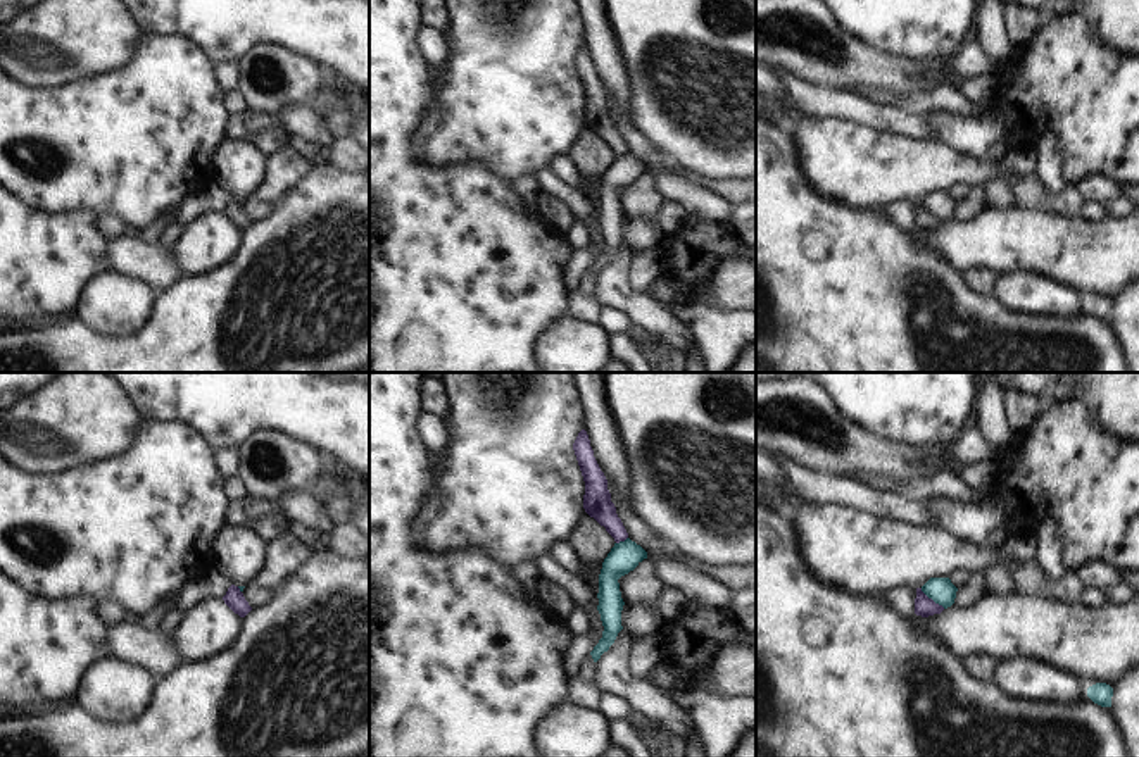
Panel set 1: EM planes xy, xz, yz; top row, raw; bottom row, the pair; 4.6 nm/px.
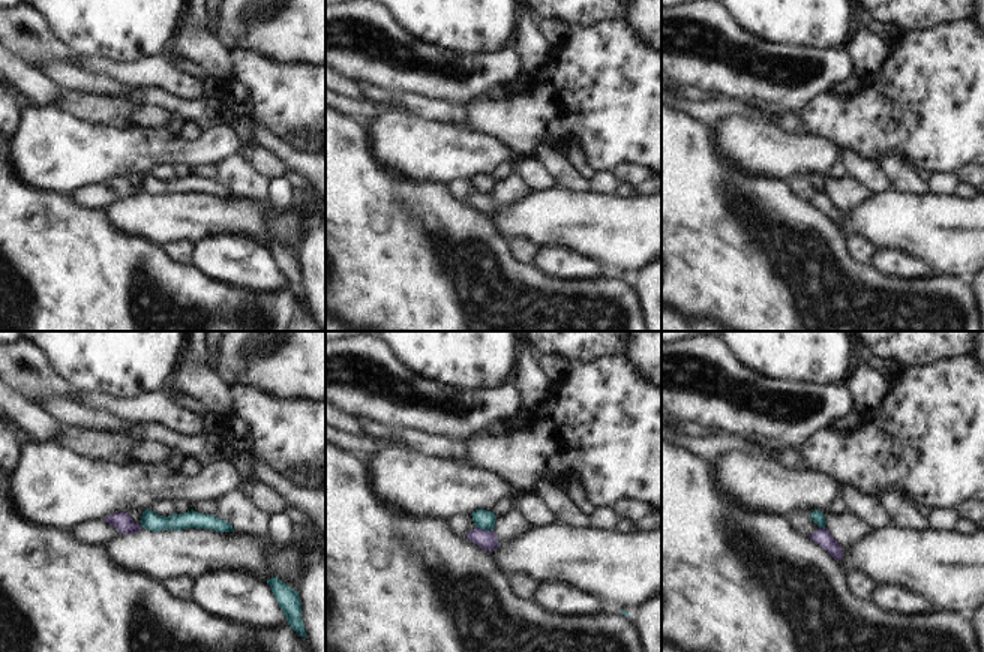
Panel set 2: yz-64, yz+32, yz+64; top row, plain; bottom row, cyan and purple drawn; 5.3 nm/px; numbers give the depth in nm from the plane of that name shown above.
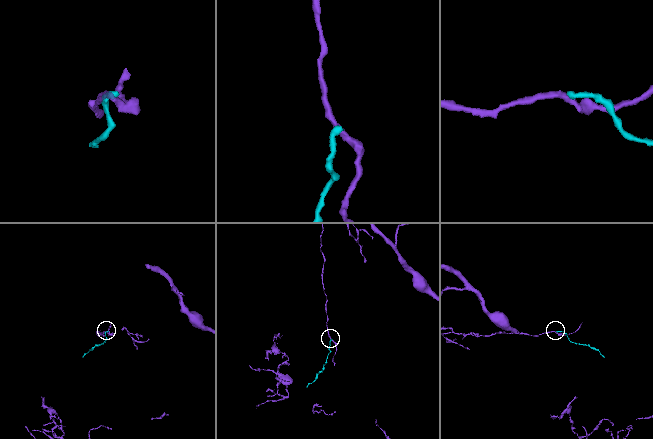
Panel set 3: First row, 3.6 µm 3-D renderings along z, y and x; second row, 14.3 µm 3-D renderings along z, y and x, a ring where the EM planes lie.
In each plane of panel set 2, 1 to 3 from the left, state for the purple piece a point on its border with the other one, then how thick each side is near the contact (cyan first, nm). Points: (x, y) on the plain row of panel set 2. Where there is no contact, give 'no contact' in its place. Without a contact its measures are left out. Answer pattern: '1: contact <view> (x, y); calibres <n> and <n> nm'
1: no contact
2: contact yz+32 (485, 194); calibres 100 and 110 nm
3: contact yz+64 (822, 191); calibres 70 and 90 nm

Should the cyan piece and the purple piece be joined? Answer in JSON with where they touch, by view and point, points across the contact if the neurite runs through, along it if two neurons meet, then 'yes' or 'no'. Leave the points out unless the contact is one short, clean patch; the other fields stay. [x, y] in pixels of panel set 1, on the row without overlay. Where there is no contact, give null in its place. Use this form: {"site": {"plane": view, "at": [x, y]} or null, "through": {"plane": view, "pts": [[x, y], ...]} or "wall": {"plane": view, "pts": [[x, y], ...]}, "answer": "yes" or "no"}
{"site": {"plane": "yz", "at": [932, 212]}, "wall": {"plane": "yz", "pts": [[920, 202], [944, 221]]}, "answer": "no"}

